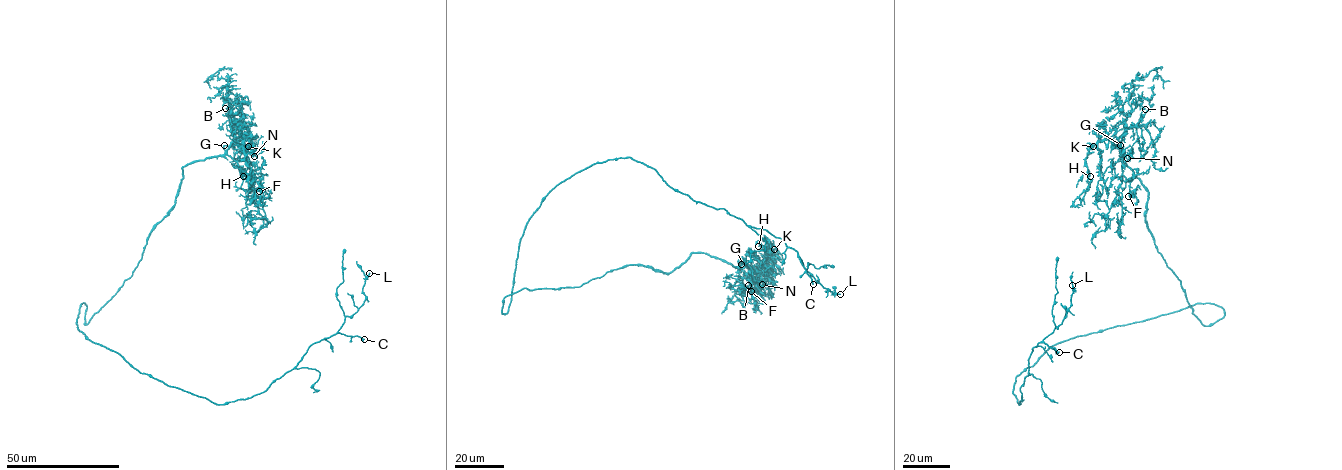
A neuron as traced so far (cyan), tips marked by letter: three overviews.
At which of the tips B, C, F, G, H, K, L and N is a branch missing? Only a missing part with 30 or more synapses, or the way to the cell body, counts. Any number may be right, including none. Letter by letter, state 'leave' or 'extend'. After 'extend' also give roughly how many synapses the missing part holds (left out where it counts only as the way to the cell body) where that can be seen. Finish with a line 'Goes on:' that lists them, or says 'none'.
B: extend; about 100 synapses
C: extend; about 200 synapses
F: leave
G: leave
H: leave
K: leave
L: extend; about 50 synapses
N: leave
Goes on: B, C, L

